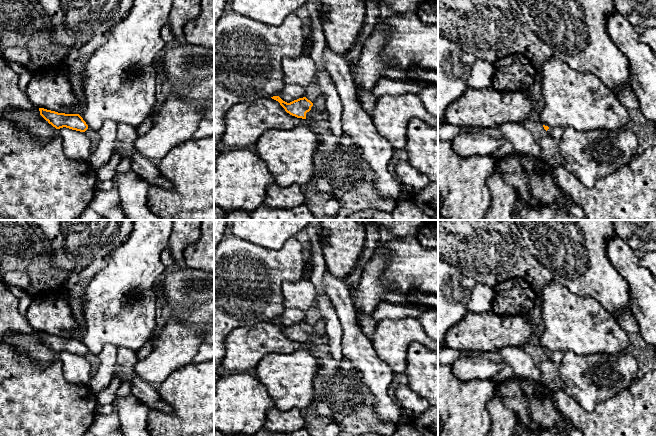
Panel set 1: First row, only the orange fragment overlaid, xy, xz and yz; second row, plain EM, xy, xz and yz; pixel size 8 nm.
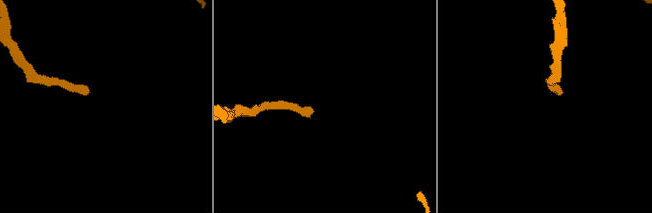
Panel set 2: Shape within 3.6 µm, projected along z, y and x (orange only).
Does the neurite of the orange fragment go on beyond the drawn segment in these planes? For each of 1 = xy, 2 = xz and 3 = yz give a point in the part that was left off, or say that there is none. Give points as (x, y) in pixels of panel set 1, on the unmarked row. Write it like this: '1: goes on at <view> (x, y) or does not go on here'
1: does not go on here
2: goes on at xz (316, 340)
3: goes on at yz (555, 356)

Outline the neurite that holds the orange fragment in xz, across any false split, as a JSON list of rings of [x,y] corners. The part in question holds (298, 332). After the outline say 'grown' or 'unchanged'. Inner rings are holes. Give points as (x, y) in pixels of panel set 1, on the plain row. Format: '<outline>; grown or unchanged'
[[[273,320],[272,323],[278,325],[287,337],[297,342],[312,343],[314,345],[326,345],[329,347],[330,340],[327,336],[313,336],[313,327],[306,321],[299,322],[290,327],[283,325],[279,320]]]; grown

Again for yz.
[[[543,349],[544,353],[547,355],[548,359],[554,362],[557,365],[560,365],[563,359],[563,352],[561,351],[548,351]]]; grown

